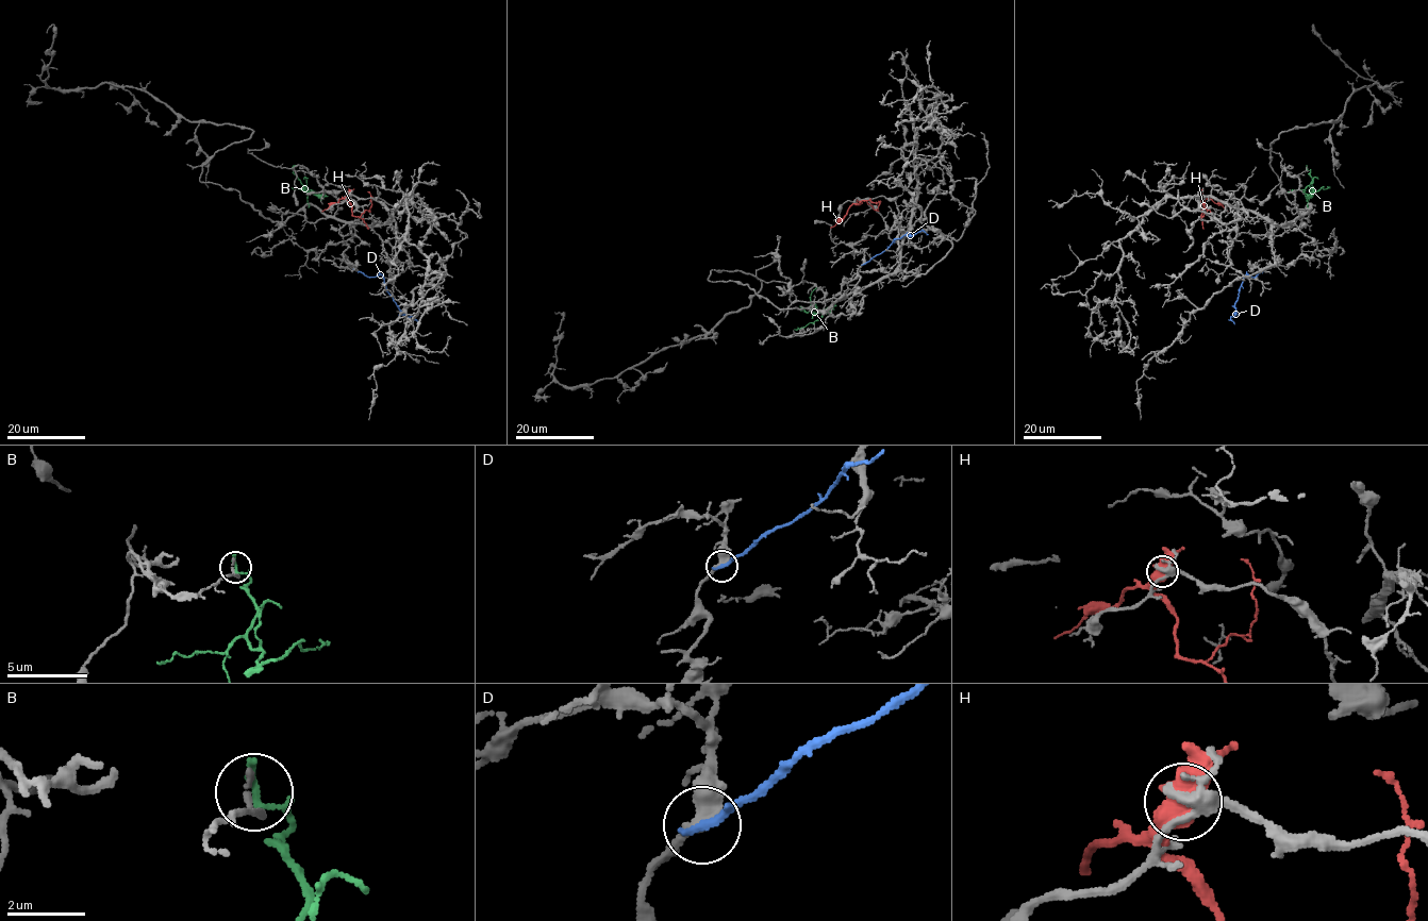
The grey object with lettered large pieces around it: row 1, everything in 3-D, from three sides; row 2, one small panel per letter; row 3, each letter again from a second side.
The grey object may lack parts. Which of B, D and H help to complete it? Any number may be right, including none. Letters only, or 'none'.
none

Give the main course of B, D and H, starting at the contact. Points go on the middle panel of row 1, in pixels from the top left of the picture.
B: (801, 306), (801, 311), (820, 313), (822, 316), (794, 329)
D: (863, 264), (905, 235), (913, 236), (920, 231), (928, 235)
H: (857, 200), (856, 203), (863, 200), (876, 210), (880, 201), (876, 201)

